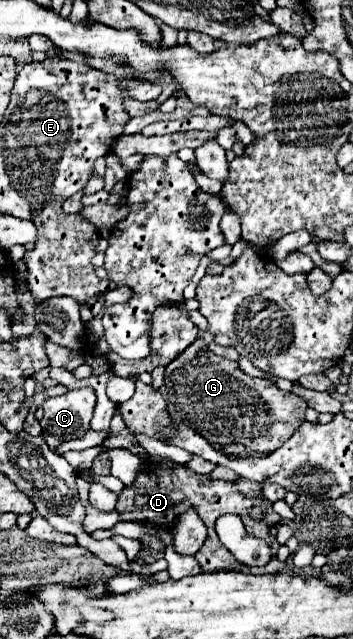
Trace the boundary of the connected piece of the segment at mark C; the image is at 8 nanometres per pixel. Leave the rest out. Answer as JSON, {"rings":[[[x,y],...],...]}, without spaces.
{"rings":[[[92,387],[72,389],[64,395],[52,397],[44,403],[44,439],[50,449],[56,449],[64,441],[72,441],[90,431],[90,419],[96,405]]]}

